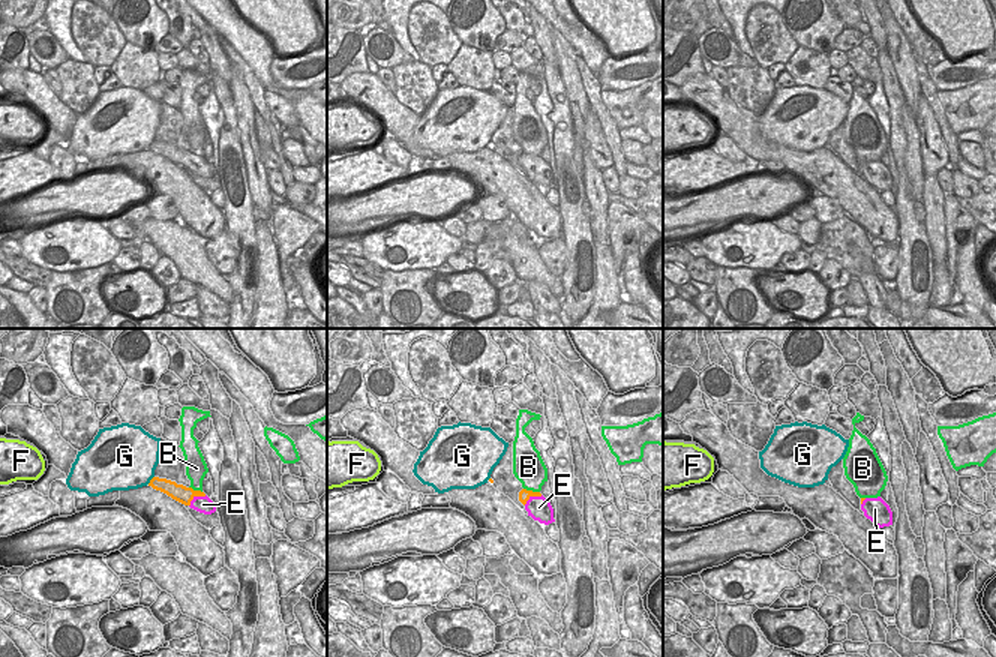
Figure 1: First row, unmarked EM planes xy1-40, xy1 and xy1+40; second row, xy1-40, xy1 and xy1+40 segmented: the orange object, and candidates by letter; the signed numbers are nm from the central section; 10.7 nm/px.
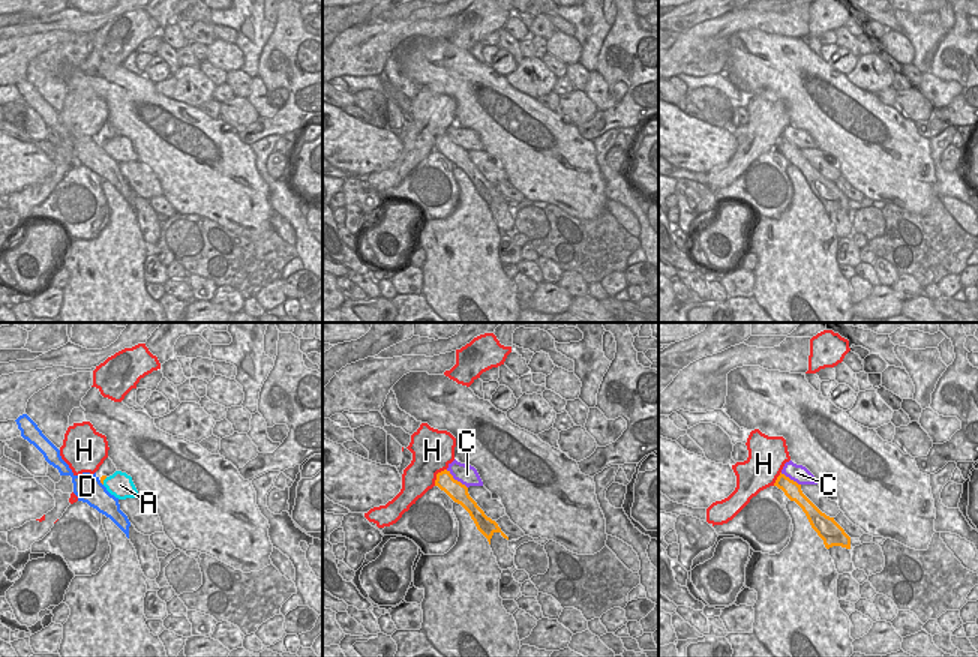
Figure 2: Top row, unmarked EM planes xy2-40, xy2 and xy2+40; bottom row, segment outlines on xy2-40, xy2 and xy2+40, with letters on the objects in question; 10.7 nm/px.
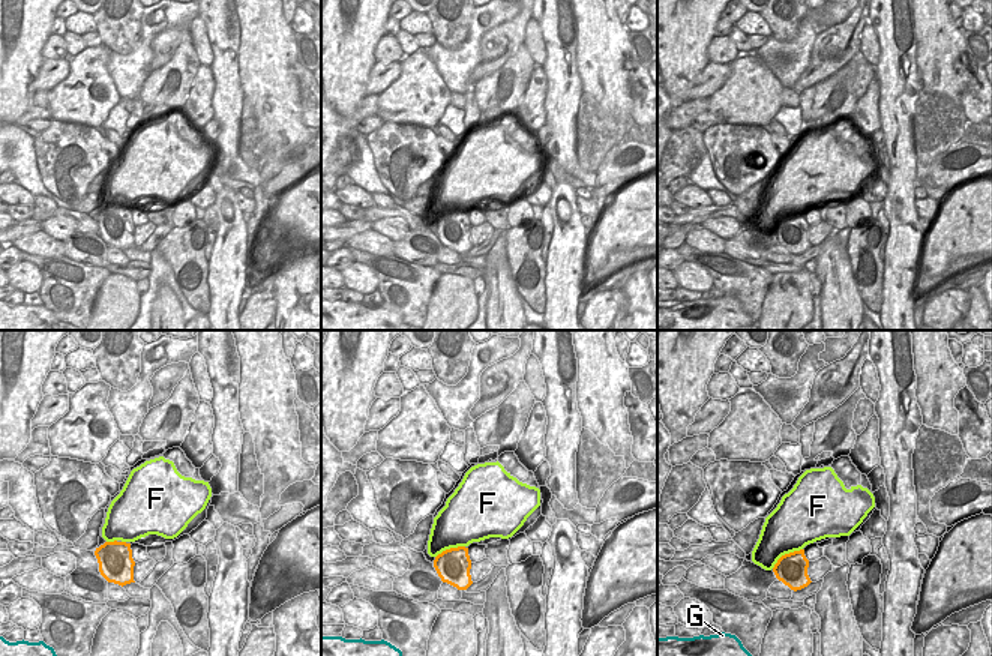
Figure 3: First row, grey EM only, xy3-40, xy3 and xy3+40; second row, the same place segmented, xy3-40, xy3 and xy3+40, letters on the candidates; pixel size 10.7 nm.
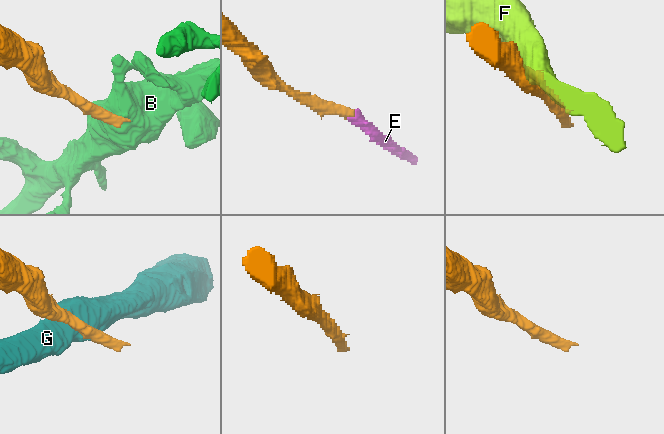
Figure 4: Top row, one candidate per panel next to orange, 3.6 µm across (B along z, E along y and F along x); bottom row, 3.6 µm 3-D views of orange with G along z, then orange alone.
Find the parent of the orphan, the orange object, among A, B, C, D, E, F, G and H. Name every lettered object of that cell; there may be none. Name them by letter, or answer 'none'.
D, E

